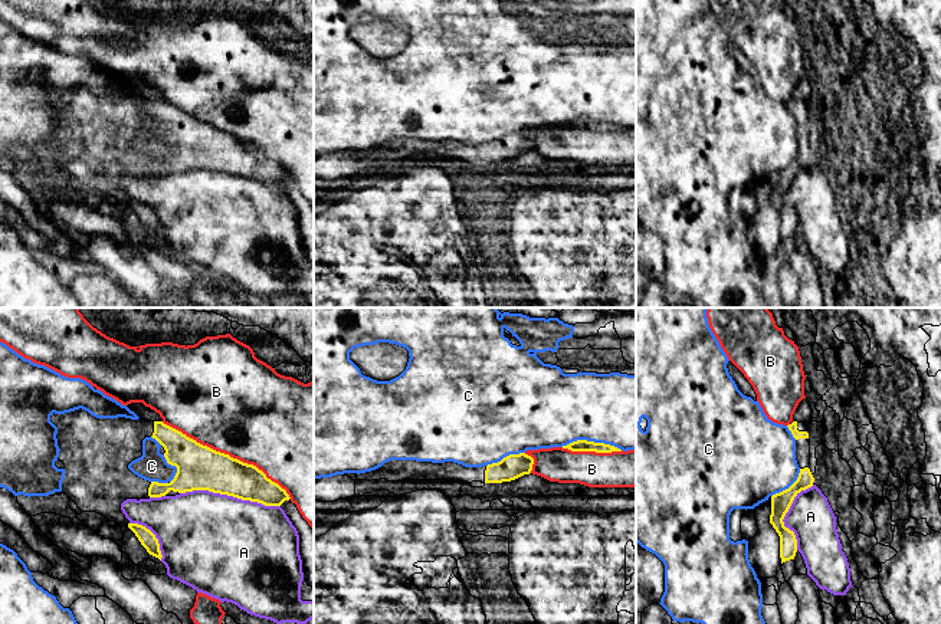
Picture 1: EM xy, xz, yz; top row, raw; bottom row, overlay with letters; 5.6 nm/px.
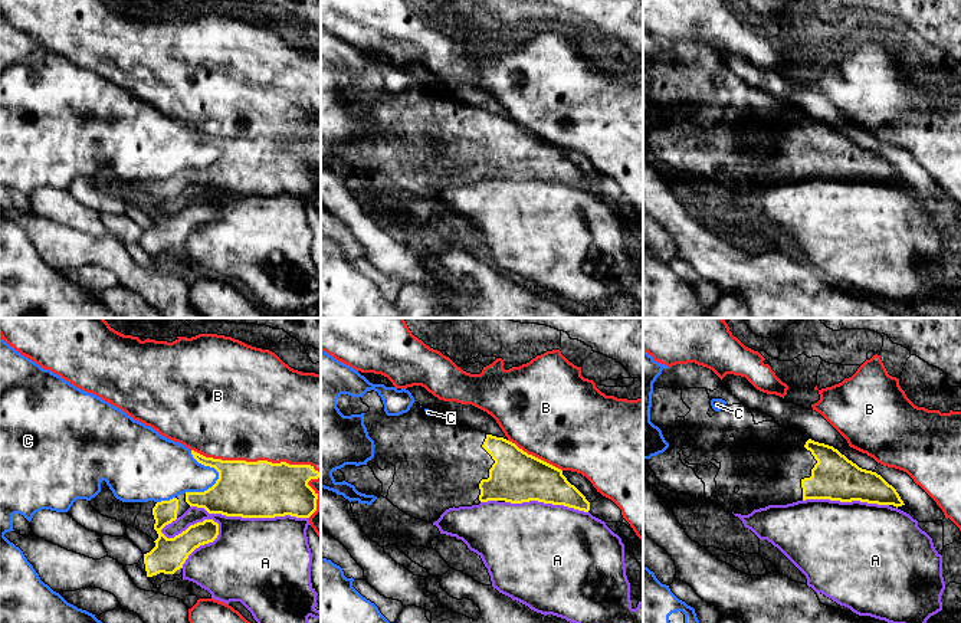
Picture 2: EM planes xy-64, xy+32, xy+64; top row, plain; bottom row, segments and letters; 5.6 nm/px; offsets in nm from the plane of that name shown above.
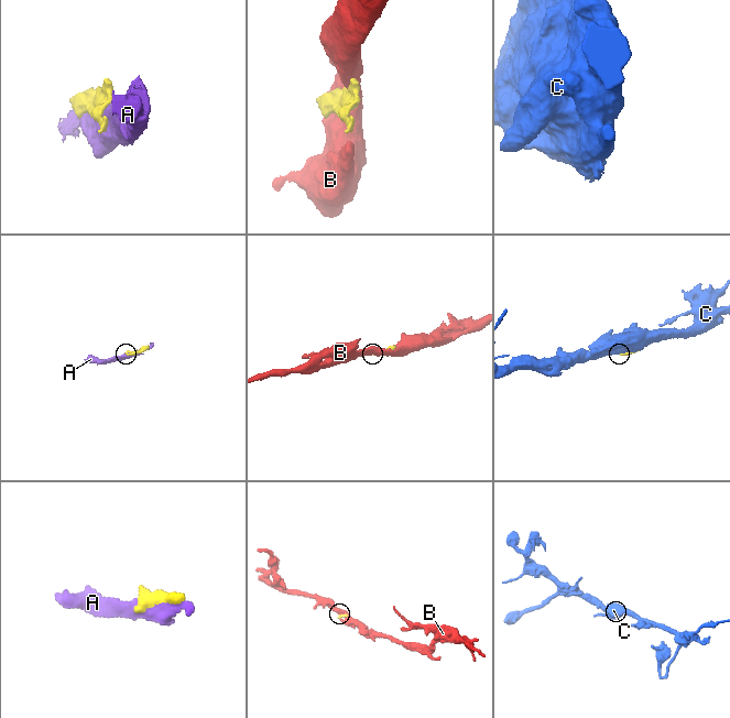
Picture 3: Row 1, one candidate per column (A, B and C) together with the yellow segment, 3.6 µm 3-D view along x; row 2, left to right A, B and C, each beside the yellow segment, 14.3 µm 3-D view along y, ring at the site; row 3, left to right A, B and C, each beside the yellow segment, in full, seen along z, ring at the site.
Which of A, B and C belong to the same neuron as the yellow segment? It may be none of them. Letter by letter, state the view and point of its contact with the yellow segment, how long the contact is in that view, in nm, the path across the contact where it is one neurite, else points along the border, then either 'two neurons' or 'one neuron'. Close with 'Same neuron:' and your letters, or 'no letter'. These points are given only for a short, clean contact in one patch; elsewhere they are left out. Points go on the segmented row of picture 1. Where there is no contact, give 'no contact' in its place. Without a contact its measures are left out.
A: contact xy (230, 495); length 550 nm; two neurons
B: contact xy (228, 455); length 850 nm; two neurons
C: contact xz (592, 442); length 340 nm; two neurons
Same neuron: no letter

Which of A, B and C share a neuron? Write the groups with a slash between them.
A / B / C

